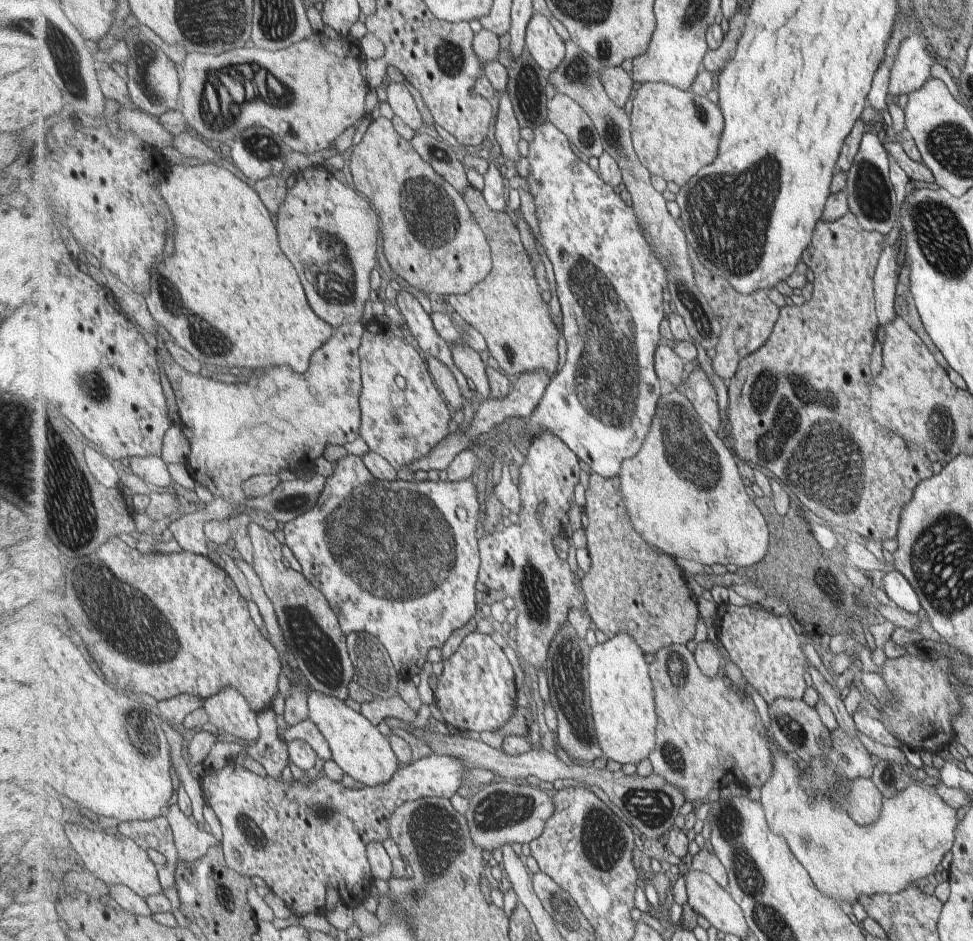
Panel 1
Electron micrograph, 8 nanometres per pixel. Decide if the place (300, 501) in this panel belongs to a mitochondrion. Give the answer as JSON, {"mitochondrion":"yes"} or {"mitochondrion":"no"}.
{"mitochondrion":"yes"}

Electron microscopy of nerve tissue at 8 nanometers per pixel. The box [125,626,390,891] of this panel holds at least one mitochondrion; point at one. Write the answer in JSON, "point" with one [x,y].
{"point":[245,828]}

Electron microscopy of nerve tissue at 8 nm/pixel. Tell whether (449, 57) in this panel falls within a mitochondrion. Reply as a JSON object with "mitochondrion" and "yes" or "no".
{"mitochondrion":"yes"}

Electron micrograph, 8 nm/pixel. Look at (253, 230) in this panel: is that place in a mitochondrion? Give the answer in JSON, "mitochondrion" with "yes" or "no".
{"mitochondrion":"no"}

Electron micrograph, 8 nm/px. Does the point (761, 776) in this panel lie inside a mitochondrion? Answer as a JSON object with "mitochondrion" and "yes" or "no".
{"mitochondrion":"no"}

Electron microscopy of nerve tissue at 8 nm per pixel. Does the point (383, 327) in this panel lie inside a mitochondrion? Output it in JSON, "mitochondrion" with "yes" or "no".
{"mitochondrion":"no"}

